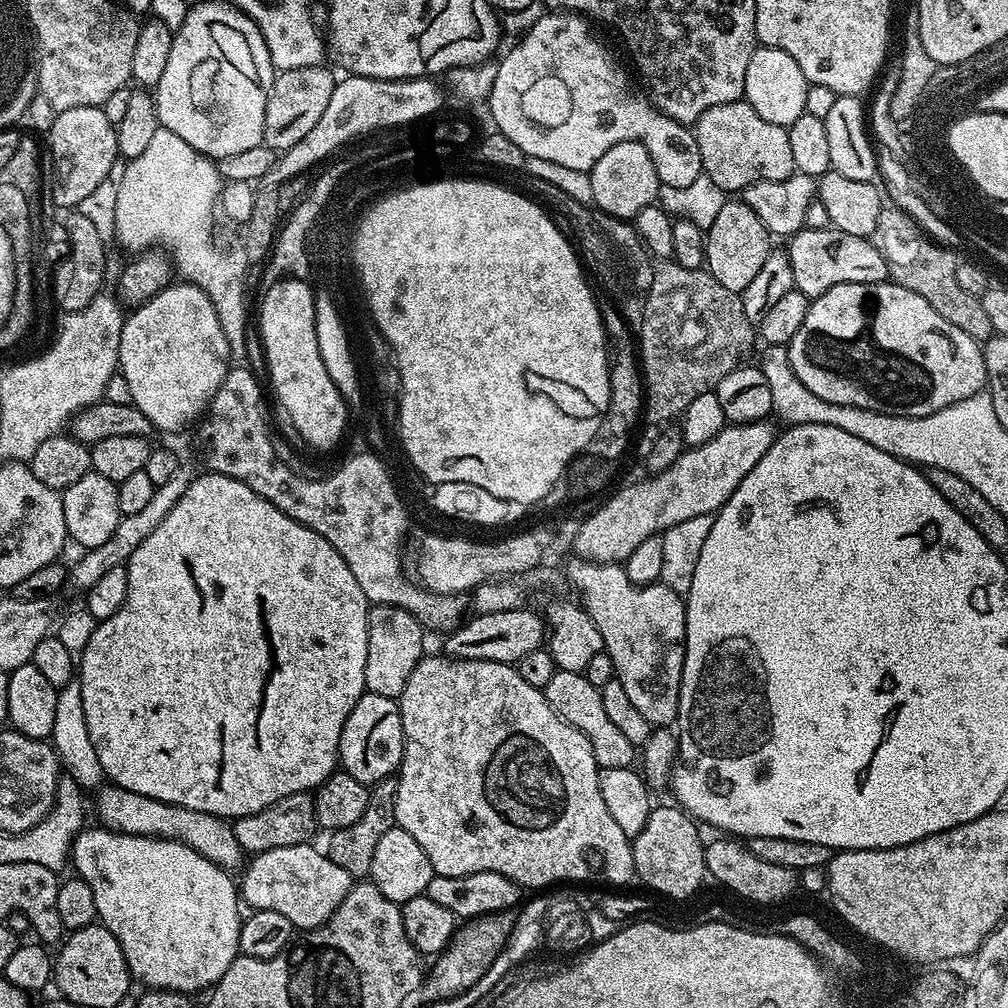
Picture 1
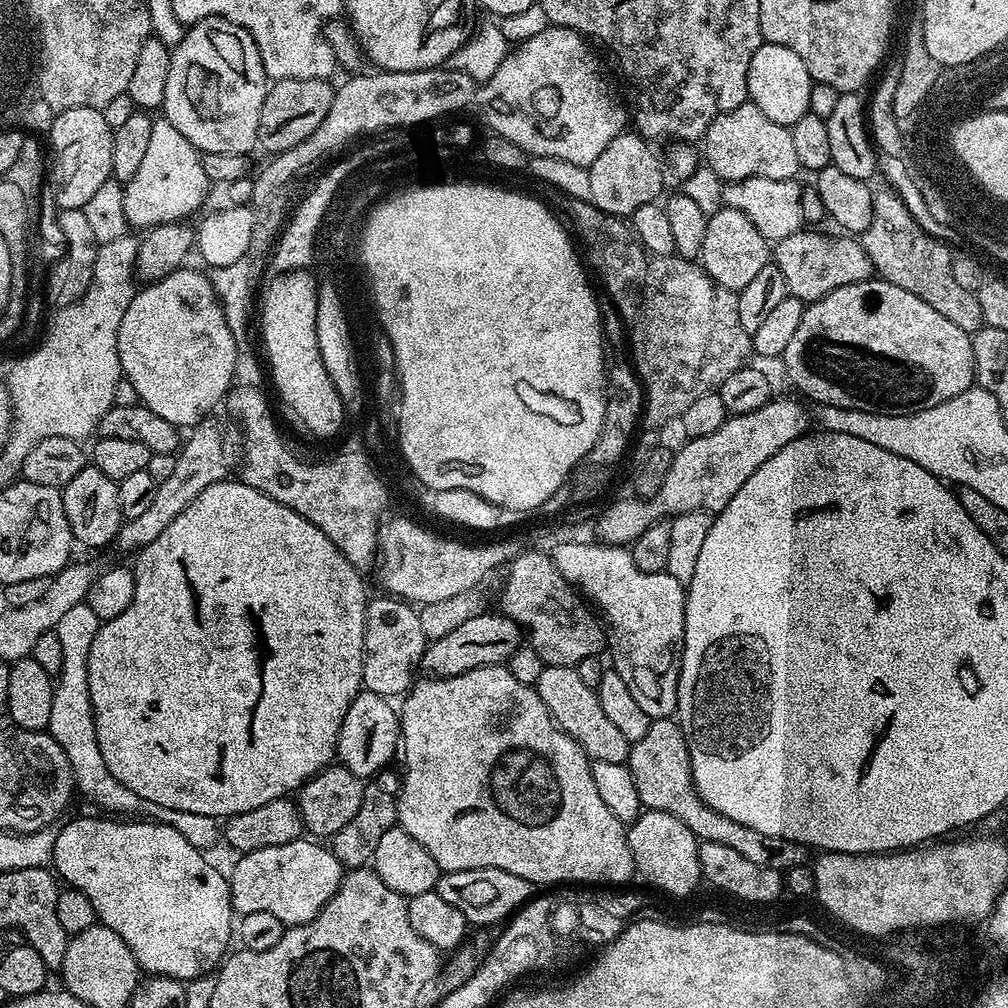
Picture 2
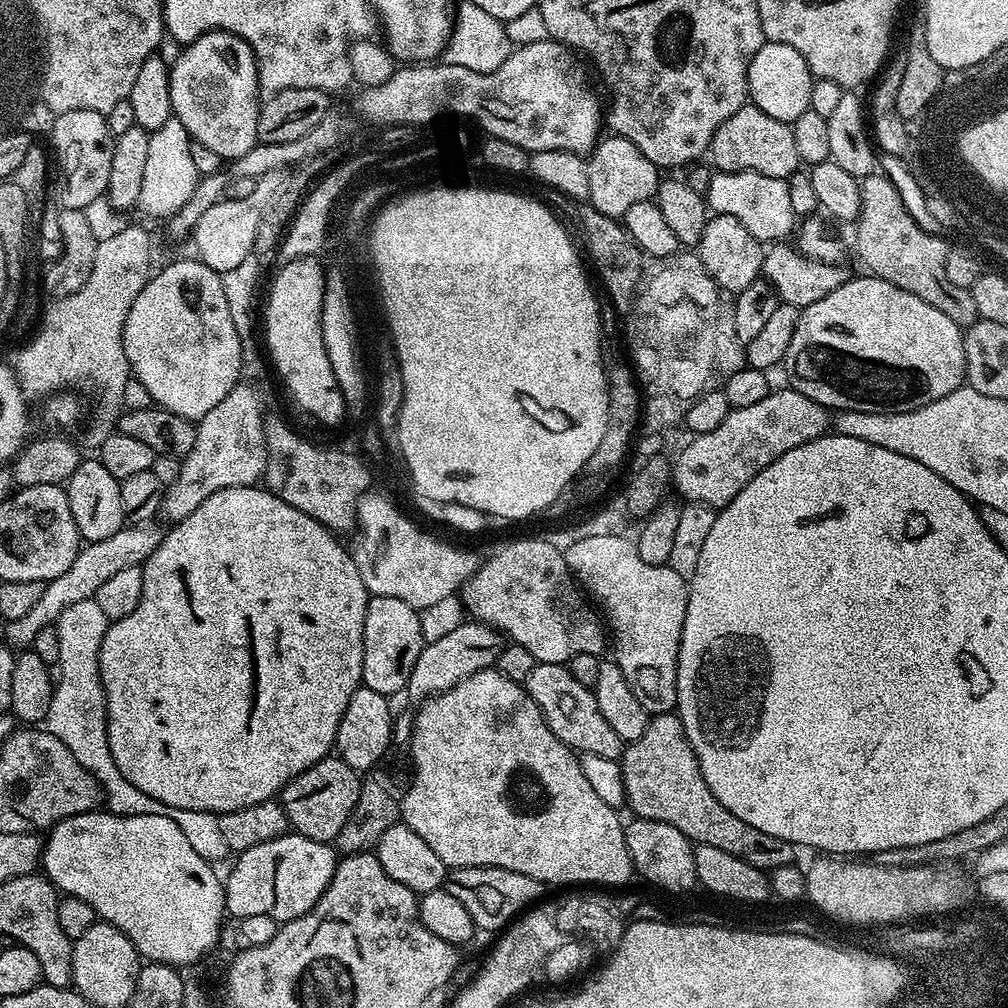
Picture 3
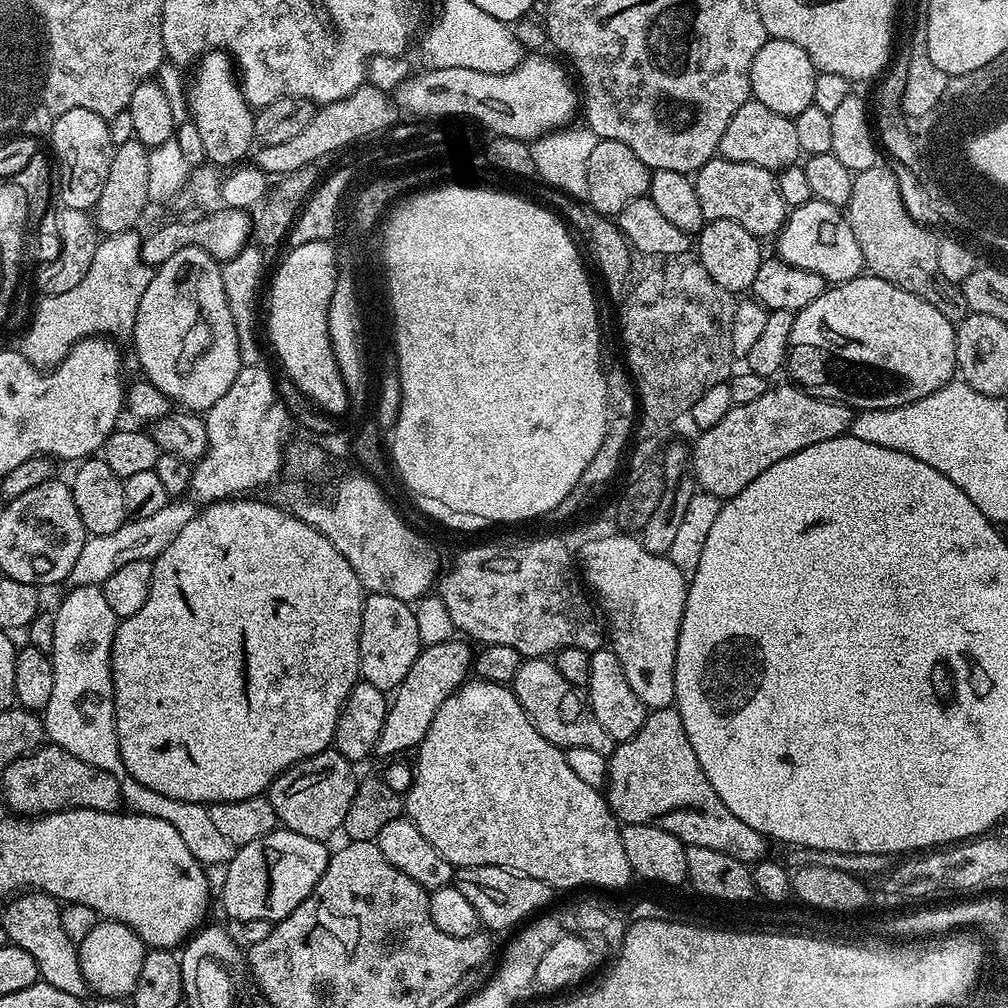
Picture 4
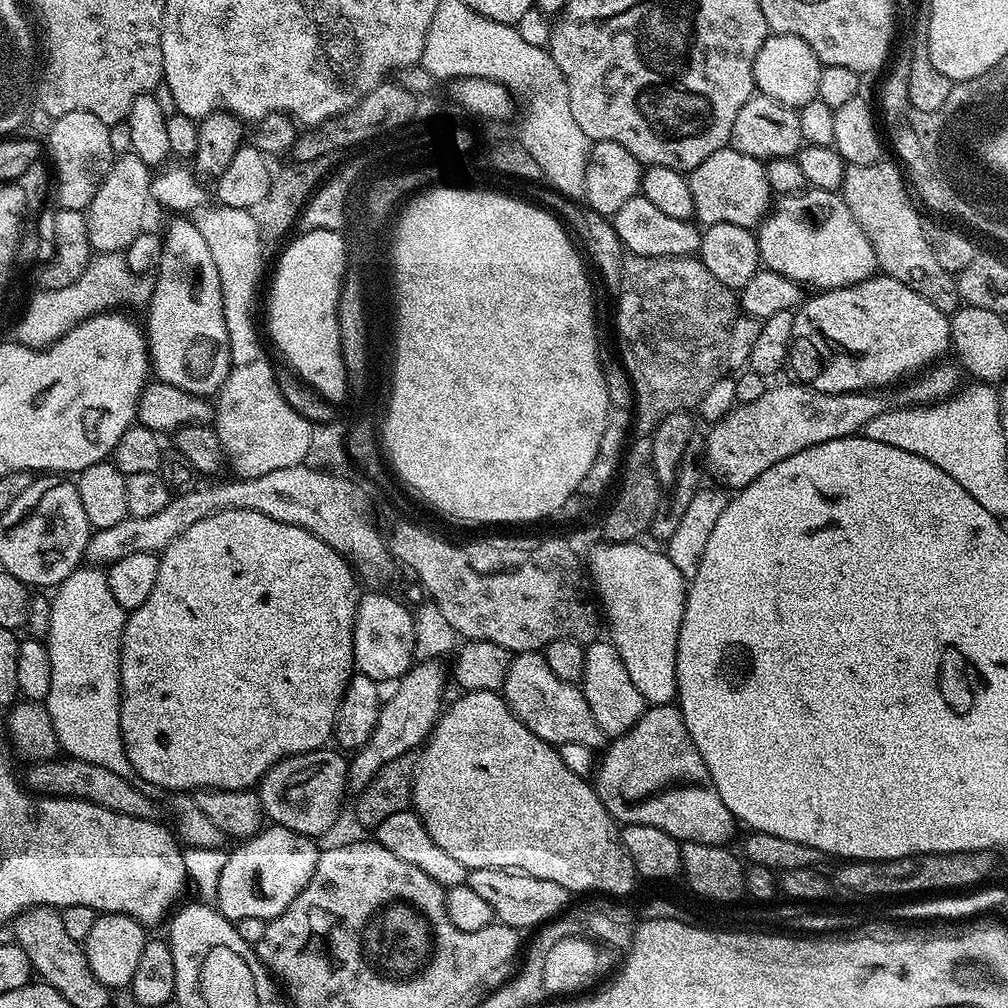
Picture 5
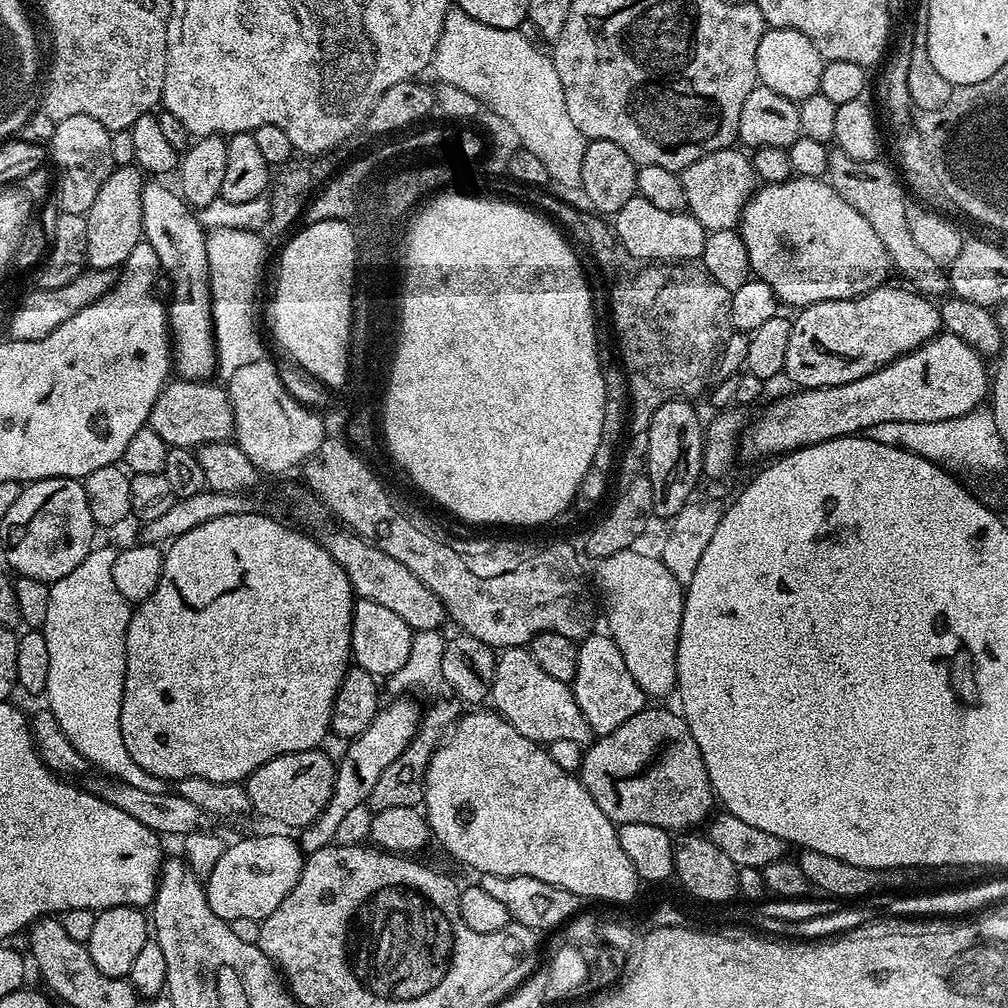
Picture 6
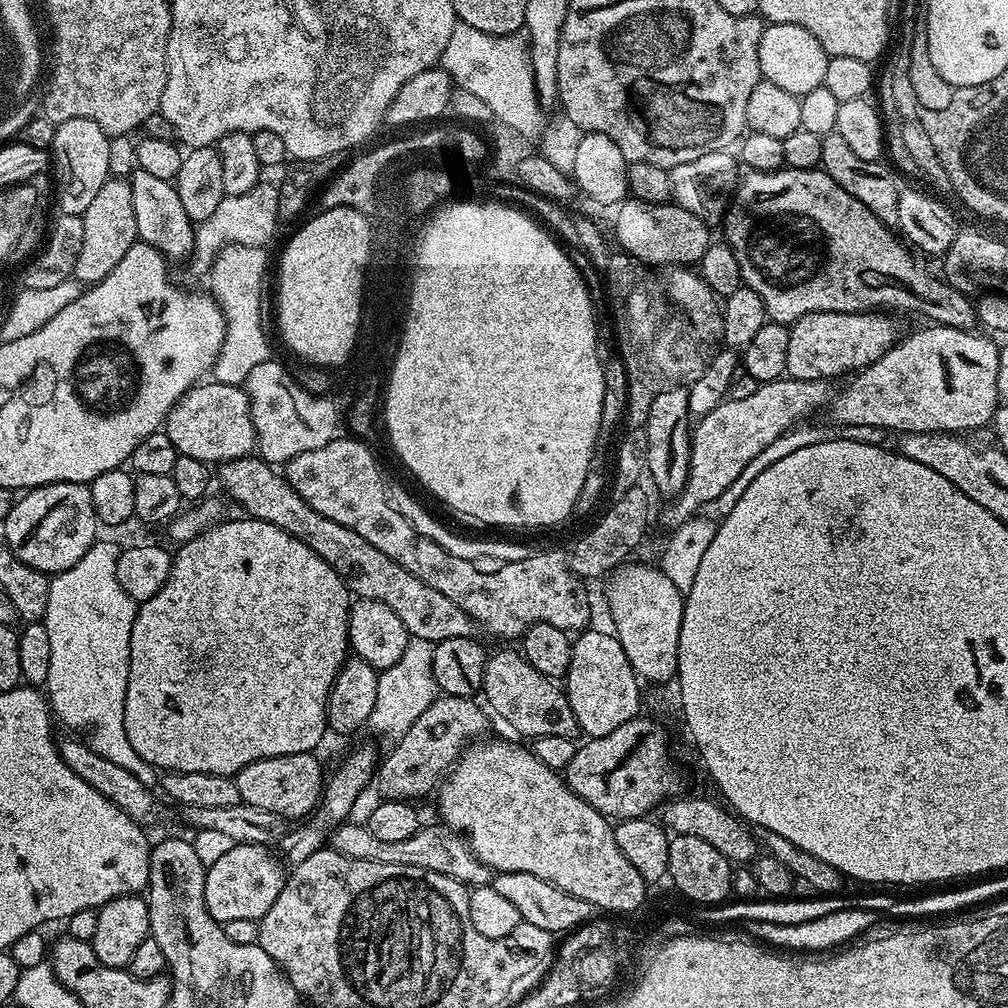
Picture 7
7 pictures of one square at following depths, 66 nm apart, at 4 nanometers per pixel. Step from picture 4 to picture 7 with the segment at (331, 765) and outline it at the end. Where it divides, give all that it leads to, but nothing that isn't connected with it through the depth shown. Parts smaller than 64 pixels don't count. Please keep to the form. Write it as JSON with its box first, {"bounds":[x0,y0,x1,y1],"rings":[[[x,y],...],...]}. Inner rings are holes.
{"bounds":[234,752,326,822],"rings":[[[303,752],[250,762],[250,766],[237,772],[234,779],[243,803],[258,806],[258,810],[270,810],[270,814],[278,814],[281,821],[300,822],[311,816],[316,805],[321,803],[326,771],[316,754]]]}

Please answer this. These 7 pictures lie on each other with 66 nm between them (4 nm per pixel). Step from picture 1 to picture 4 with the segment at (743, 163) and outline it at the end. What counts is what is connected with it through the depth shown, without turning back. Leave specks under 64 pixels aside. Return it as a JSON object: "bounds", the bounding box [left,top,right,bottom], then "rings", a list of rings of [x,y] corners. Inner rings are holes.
{"bounds":[719,98,802,173],"rings":[[[750,98],[738,106],[738,114],[730,118],[730,123],[722,133],[719,155],[730,162],[750,162],[750,166],[762,166],[777,173],[781,168],[797,163],[802,156],[794,130],[794,119],[778,114],[770,110],[770,106],[762,106],[762,102]]]}

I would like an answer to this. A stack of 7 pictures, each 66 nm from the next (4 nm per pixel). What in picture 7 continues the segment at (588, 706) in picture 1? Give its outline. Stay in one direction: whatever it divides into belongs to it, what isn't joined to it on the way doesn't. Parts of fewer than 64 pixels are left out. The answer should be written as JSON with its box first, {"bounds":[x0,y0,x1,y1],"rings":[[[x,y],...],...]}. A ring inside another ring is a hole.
{"bounds":[482,651,578,738],"rings":[[[519,651],[516,652],[496,652],[487,657],[484,662],[484,687],[482,696],[488,699],[487,707],[497,712],[514,731],[520,736],[535,738],[538,736],[549,736],[555,734],[558,738],[567,736],[575,737],[578,729],[574,710],[570,710],[567,691],[557,681],[552,680],[549,676],[544,676]]]}

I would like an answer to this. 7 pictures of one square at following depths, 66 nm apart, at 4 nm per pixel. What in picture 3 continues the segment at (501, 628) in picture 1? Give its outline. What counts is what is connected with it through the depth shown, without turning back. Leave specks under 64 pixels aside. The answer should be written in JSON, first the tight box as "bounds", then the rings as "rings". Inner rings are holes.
{"bounds":[406,622,505,702],"rings":[[[479,622],[460,624],[458,630],[438,638],[438,642],[425,643],[422,654],[418,654],[418,662],[414,662],[414,670],[410,670],[406,696],[416,700],[415,702],[423,702],[430,696],[436,696],[440,692],[458,686],[458,682],[470,678],[470,674],[478,674],[484,668],[493,667],[498,654],[502,654],[505,643],[505,637],[493,630],[489,624]]]}

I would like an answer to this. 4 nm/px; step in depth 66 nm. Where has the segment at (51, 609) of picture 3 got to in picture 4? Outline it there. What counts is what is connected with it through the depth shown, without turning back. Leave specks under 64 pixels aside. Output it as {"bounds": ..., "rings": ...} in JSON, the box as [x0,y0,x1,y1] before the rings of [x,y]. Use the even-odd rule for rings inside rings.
{"bounds":[69,499,197,587],"rings":[[[187,499],[170,500],[167,506],[148,518],[129,519],[111,534],[87,537],[77,561],[71,567],[69,583],[73,587],[100,586],[114,571],[129,562],[155,560],[166,546],[170,546],[170,542],[178,536],[187,522],[196,516],[197,511],[197,507]]]}

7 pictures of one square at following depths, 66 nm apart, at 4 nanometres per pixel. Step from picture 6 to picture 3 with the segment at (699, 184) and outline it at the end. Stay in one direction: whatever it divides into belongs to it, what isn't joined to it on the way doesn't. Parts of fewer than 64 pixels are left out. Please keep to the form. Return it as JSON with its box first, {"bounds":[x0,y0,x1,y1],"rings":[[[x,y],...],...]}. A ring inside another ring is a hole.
{"bounds":[706,170,798,242],"rings":[[[754,170],[713,171],[708,177],[706,203],[709,213],[738,218],[738,222],[742,222],[742,226],[746,226],[746,230],[750,230],[750,234],[754,234],[754,238],[761,242],[787,241],[798,224],[790,203],[788,181],[770,178],[770,174],[758,174]]]}

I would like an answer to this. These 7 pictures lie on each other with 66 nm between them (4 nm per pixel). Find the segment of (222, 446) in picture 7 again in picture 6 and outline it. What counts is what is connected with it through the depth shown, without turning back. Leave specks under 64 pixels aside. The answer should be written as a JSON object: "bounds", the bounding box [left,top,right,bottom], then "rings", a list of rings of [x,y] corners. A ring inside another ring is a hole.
{"bounds":[147,379,235,450],"rings":[[[173,379],[158,394],[158,402],[154,402],[154,410],[150,410],[147,427],[162,438],[169,448],[186,448],[195,450],[201,444],[214,441],[227,441],[235,431],[232,404],[227,391],[203,380]]]}

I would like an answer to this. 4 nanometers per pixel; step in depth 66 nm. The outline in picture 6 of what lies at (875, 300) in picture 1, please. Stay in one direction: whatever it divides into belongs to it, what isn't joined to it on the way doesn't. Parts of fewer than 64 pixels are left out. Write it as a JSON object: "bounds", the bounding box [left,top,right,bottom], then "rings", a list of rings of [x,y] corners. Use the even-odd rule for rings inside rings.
{"bounds":[783,287,942,389],"rings":[[[888,287],[875,288],[853,300],[818,302],[809,308],[799,309],[792,320],[783,375],[789,376],[801,389],[842,386],[846,382],[866,378],[866,374],[884,368],[892,360],[921,348],[927,340],[933,340],[942,328],[939,307],[929,297],[912,291],[911,287]]]}

